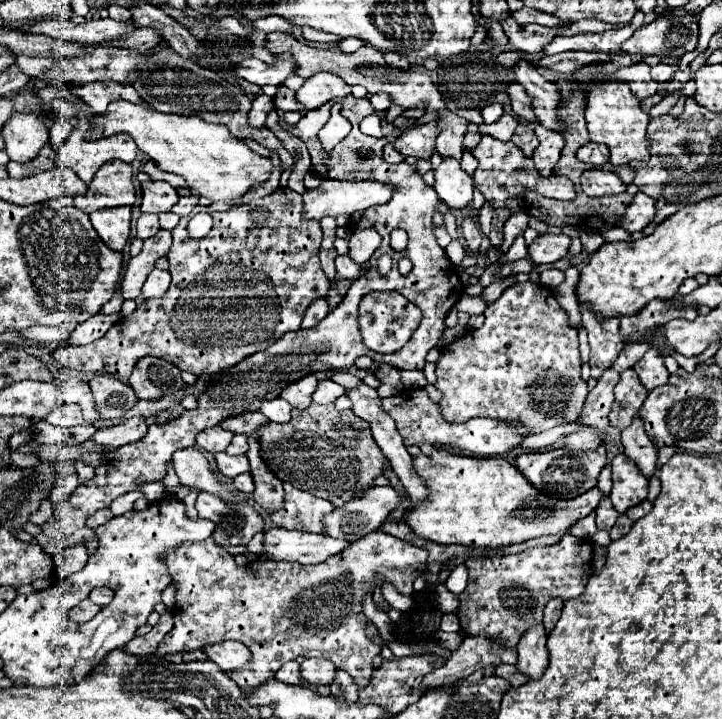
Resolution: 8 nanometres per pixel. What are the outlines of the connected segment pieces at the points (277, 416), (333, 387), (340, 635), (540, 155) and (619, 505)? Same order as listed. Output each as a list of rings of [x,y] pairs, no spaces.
[[[281,397],[263,401],[259,411],[273,423],[287,423],[291,419],[291,405],[287,401],[283,401]]]
[[[325,379],[325,381],[319,381],[311,399],[313,399],[313,403],[333,403],[343,393],[345,393],[345,389],[341,385]]]
[[[373,531],[349,545],[349,549],[345,549],[345,553],[339,553],[339,557],[333,555],[319,565],[257,559],[243,567],[237,567],[233,555],[217,547],[213,539],[185,541],[173,551],[167,551],[163,555],[163,563],[167,565],[177,585],[177,601],[173,607],[175,625],[157,647],[155,657],[165,657],[171,653],[183,655],[187,651],[203,649],[225,639],[237,639],[245,643],[253,653],[253,659],[245,669],[229,671],[229,677],[243,689],[249,689],[249,685],[257,685],[257,681],[273,679],[283,663],[299,655],[329,659],[331,663],[335,663],[335,667],[349,671],[359,687],[365,687],[373,671],[373,659],[379,655],[381,645],[367,639],[363,631],[367,619],[361,613],[361,597],[363,593],[367,593],[367,587],[371,587],[371,577],[375,573],[383,575],[385,581],[391,581],[399,593],[411,595],[413,581],[427,569],[427,551],[409,545],[389,533]]]
[[[543,125],[535,127],[535,135],[539,139],[539,147],[533,151],[531,159],[533,159],[539,175],[549,177],[553,173],[555,163],[559,161],[559,155],[561,155],[561,149],[563,149],[565,141],[557,131],[545,129]]]
[[[623,453],[615,455],[611,467],[613,489],[609,497],[619,513],[625,513],[629,507],[635,507],[637,503],[647,499],[647,477],[637,469],[633,461],[629,461],[629,457],[625,457]]]

